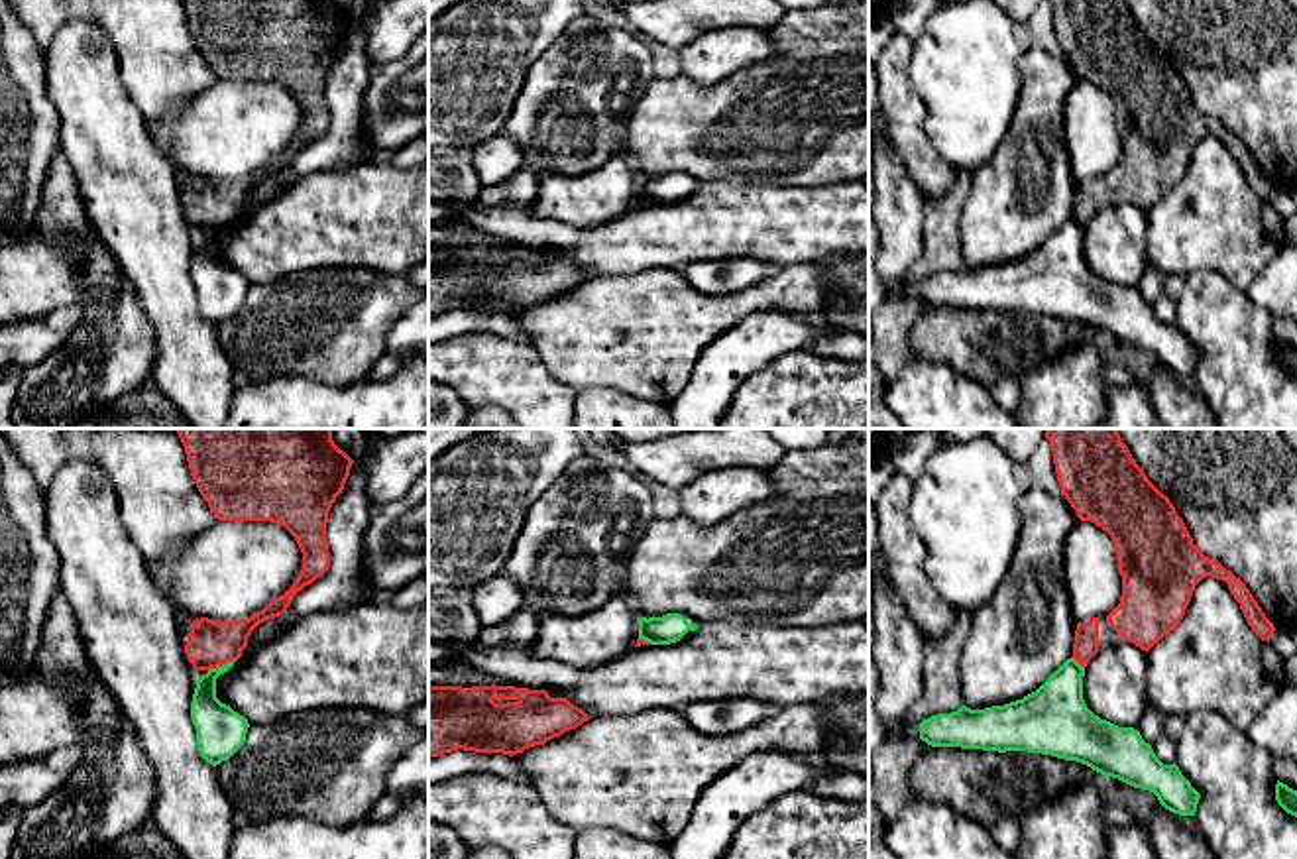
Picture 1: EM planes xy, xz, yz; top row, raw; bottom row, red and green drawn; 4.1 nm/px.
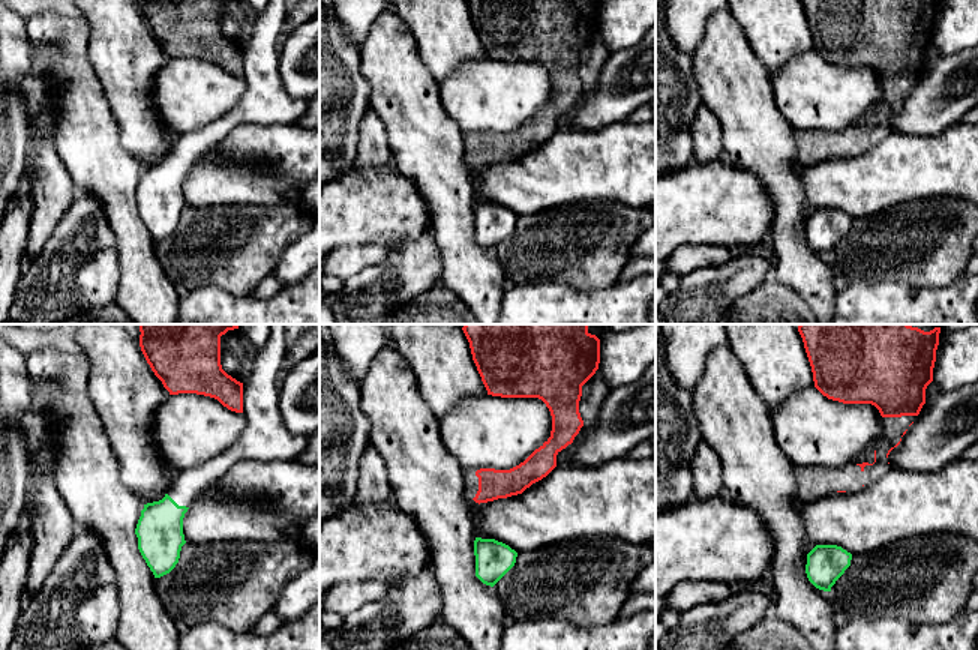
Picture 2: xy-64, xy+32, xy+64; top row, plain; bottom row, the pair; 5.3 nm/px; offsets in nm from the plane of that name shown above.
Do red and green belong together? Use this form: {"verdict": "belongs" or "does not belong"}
{"verdict": "does not belong"}

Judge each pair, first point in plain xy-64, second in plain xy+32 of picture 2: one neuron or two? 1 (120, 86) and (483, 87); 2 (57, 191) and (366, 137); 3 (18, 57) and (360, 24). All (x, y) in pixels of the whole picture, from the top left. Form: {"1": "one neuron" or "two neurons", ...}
{"1": "two neurons", "2": "one neuron", "3": "two neurons"}

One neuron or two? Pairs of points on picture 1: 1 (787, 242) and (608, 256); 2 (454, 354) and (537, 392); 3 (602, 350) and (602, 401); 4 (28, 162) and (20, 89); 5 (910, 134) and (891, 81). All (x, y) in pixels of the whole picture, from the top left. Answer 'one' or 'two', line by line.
1: one
2: one
3: two
4: one
5: one

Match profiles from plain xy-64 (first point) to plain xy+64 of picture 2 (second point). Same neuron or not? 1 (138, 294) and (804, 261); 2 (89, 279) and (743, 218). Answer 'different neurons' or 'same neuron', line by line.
1: same neuron
2: different neurons

